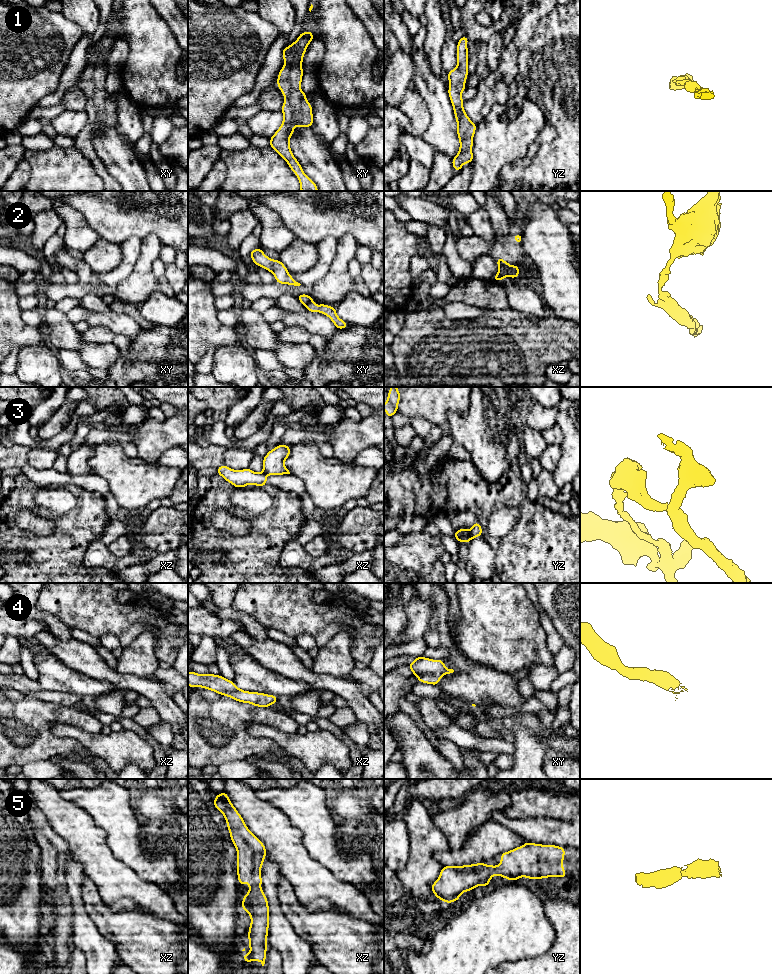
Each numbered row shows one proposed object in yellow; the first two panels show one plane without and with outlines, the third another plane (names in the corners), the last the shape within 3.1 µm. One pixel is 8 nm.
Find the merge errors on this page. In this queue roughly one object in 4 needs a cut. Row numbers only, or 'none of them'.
2, 3

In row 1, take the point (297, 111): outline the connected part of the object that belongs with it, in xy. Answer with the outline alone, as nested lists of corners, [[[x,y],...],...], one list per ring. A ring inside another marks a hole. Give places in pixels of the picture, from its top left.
[[[312,31],[302,32],[295,42],[282,51],[285,64],[278,74],[277,86],[285,97],[281,109],[284,119],[280,128],[270,138],[270,147],[285,159],[298,177],[301,191],[318,191],[317,185],[303,172],[289,144],[290,137],[294,134],[294,126],[313,127],[312,106],[306,100],[306,93],[300,88],[304,73],[303,57],[313,39]]]

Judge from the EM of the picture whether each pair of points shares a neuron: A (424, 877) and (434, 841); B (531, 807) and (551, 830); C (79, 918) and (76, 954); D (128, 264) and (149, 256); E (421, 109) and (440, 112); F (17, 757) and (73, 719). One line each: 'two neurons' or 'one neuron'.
A: one neuron
B: two neurons
C: two neurons
D: two neurons
E: two neurons
F: one neuron

